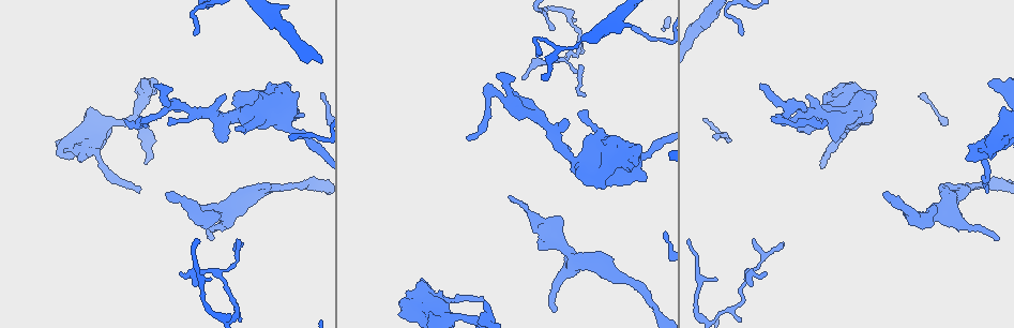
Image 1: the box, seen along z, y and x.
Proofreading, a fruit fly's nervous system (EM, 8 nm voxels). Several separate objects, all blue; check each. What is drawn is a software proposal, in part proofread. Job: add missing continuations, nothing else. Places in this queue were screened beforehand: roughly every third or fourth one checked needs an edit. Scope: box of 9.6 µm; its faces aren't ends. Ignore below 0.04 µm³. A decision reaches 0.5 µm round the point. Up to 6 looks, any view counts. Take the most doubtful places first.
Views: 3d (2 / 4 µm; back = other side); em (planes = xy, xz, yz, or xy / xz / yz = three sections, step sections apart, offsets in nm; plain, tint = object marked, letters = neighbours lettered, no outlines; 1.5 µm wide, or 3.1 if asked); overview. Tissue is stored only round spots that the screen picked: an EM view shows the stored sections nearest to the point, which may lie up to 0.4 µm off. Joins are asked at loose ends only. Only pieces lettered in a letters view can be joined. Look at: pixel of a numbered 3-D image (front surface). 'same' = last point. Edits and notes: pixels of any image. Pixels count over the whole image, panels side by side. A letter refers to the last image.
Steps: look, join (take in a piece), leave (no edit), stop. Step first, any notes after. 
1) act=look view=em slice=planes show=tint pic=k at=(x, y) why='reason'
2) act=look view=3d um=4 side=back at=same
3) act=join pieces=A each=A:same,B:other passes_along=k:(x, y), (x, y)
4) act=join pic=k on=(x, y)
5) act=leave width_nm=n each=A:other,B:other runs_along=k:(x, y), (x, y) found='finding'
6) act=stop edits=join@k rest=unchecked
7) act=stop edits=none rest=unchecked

act=look view=3d um=2 side=back pic=1 at=(762, 85)

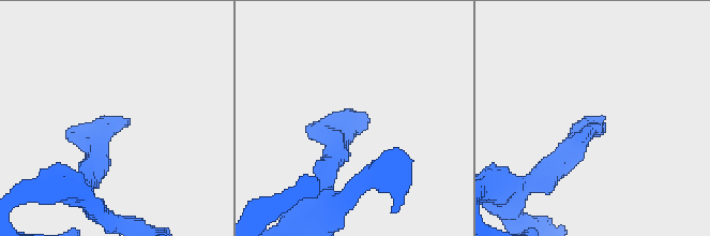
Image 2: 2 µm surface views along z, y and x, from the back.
act=look view=em slice=xy step=8 show=tint pic=2 at=(592, 120) why='now the EM'

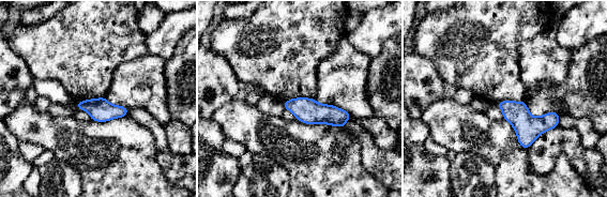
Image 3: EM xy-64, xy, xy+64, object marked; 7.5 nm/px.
act=look view=em slice=planes show=letters at=same

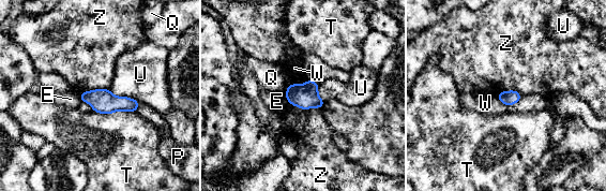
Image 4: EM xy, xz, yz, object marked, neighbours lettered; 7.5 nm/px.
act=leave each=E:other,P:other,Q:other,T:other,U:other,W:other,Z:other border=4:(287, 100), (302, 108), (320, 108) found='no lettered piece goes on from it'

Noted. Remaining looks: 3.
act=look view=em slice=xz step=8 show=letters pic=1 at=(182, 275) why='tapers out'

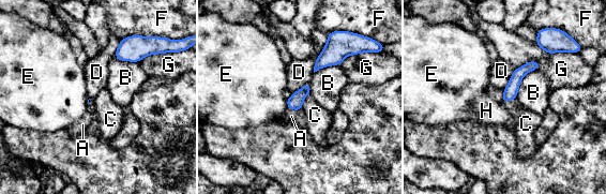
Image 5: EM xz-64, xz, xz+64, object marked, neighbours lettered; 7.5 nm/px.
act=look view=em slice=planes show=letters at=same

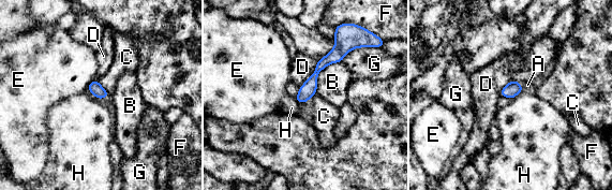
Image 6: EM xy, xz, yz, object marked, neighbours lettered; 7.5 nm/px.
act=join pieces=A each=A:same,B:other,C:other,D:other,E:other,F:other,G:other,H:other passes_along=6:(513, 88), (521, 86), (527, 85) found='it goes on there'

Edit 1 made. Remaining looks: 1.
act=stop edits=join@6 rest=unchecked

